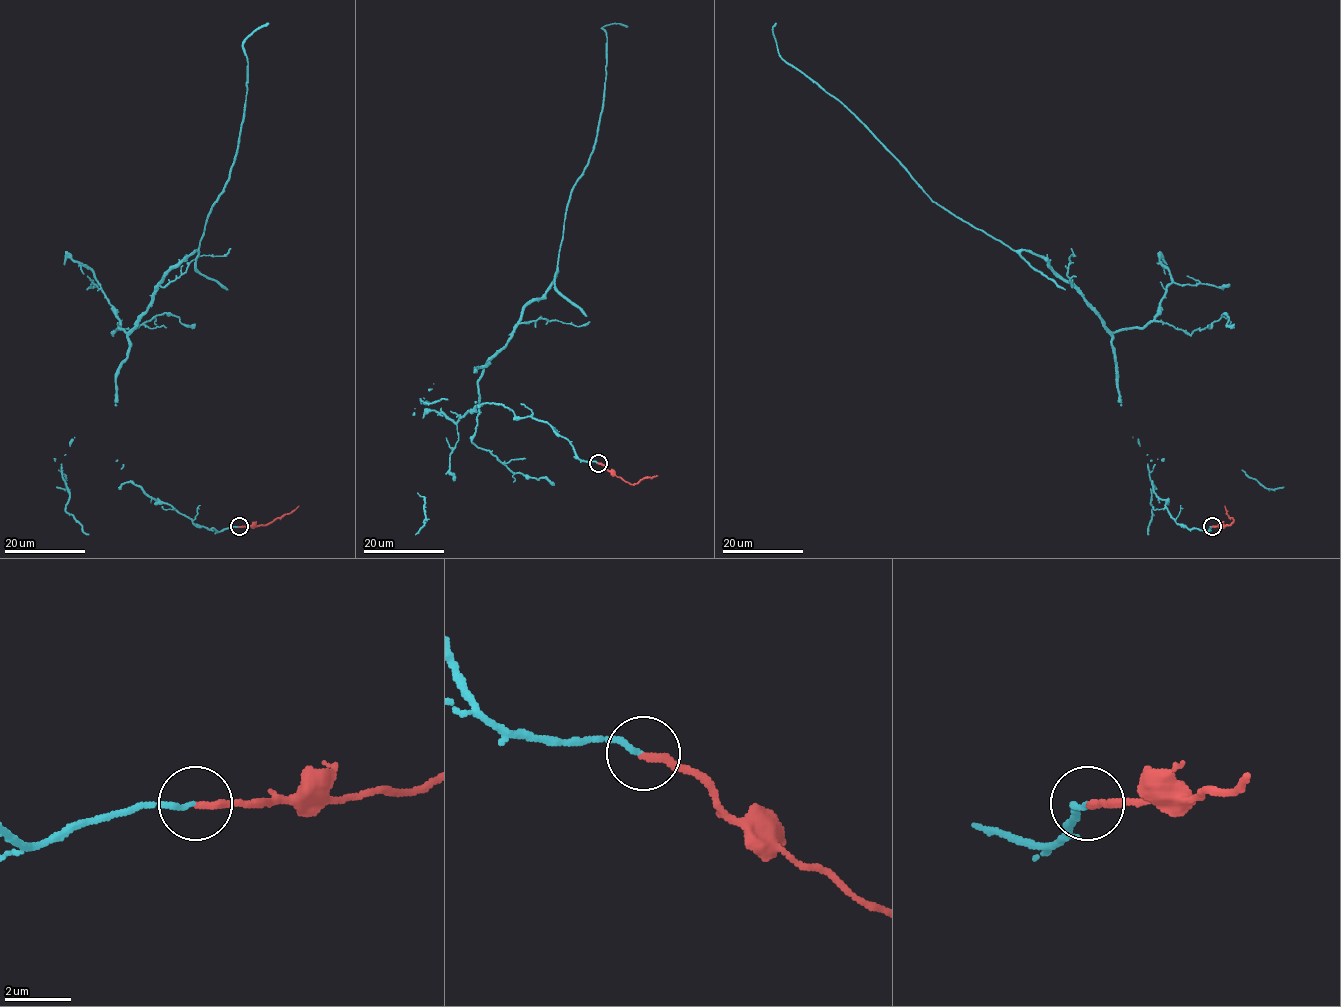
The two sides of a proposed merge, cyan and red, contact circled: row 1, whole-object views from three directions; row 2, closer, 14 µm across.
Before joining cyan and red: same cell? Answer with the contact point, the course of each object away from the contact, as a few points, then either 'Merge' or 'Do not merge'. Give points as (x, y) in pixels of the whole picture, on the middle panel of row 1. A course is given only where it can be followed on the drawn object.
Place: (598, 463). Course of cyan: (598, 463), (546, 422), (482, 405), (475, 368), (557, 274), (602, 109), (602, 27), (627, 26). Course of red: (598, 463), (630, 484), (658, 476). Merge

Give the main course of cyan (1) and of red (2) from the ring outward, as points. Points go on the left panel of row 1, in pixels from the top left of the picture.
1: (239, 526), (197, 526), (126, 481), (116, 372), (162, 277), (199, 249), (243, 119), (243, 42), (268, 23)
2: (239, 526), (264, 525), (290, 514), (299, 506)

